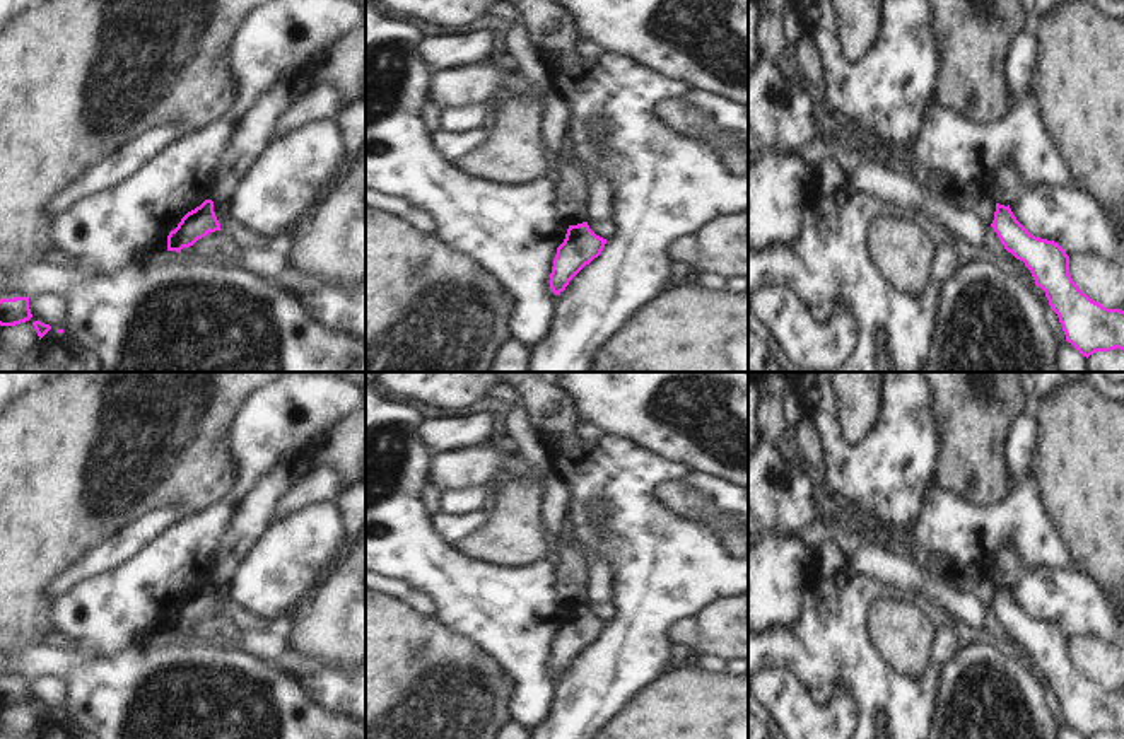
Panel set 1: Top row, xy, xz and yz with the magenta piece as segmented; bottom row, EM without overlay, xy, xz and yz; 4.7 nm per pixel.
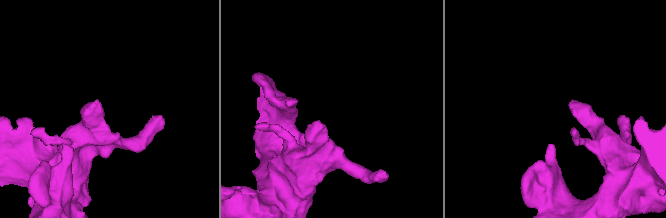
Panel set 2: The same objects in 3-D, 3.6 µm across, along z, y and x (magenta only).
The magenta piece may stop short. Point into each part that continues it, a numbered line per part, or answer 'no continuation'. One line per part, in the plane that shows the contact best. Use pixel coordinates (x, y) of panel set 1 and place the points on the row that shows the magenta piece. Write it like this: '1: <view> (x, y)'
no continuation

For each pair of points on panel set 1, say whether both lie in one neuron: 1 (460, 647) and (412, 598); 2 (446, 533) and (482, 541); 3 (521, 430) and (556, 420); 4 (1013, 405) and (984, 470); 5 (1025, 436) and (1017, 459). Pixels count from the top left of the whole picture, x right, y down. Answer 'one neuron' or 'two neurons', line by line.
1: two neurons
2: two neurons
3: two neurons
4: one neuron
5: one neuron

